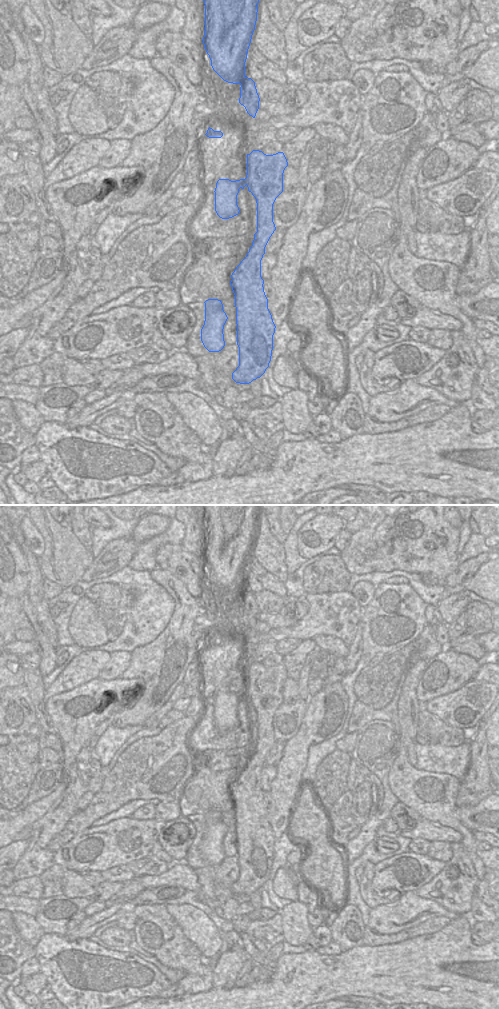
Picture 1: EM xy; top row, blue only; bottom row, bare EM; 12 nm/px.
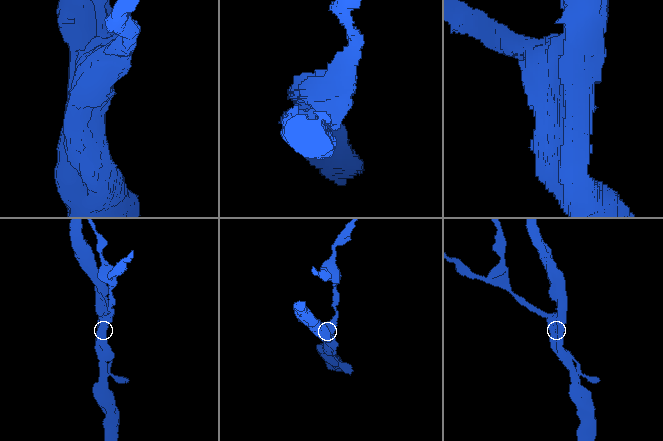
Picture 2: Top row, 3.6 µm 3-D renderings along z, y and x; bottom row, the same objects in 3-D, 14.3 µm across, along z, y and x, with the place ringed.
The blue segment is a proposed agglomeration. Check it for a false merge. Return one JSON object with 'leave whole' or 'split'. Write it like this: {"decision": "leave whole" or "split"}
{"decision": "leave whole"}

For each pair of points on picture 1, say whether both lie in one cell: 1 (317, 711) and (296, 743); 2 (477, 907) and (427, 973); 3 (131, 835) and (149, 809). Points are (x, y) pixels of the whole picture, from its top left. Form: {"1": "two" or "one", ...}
{"1": "one", "2": "two", "3": "two"}

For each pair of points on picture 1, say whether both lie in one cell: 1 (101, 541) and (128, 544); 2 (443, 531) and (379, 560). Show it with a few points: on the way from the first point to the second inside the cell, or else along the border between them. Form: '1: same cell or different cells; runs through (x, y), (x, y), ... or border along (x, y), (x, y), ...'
1: different cells; border along (131, 536), (111, 540), (94, 558)
2: same cell; runs through (427, 538), (418, 545), (395, 555)

